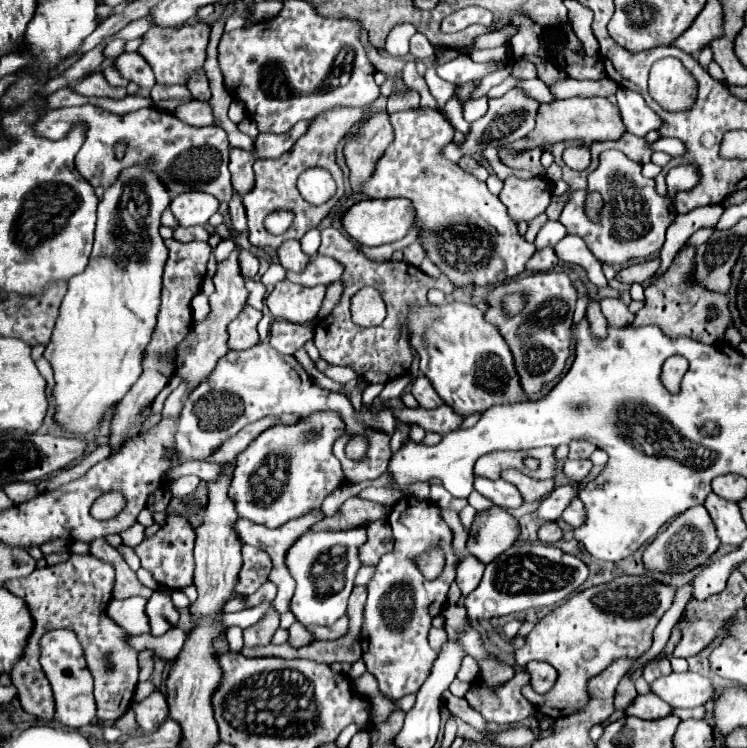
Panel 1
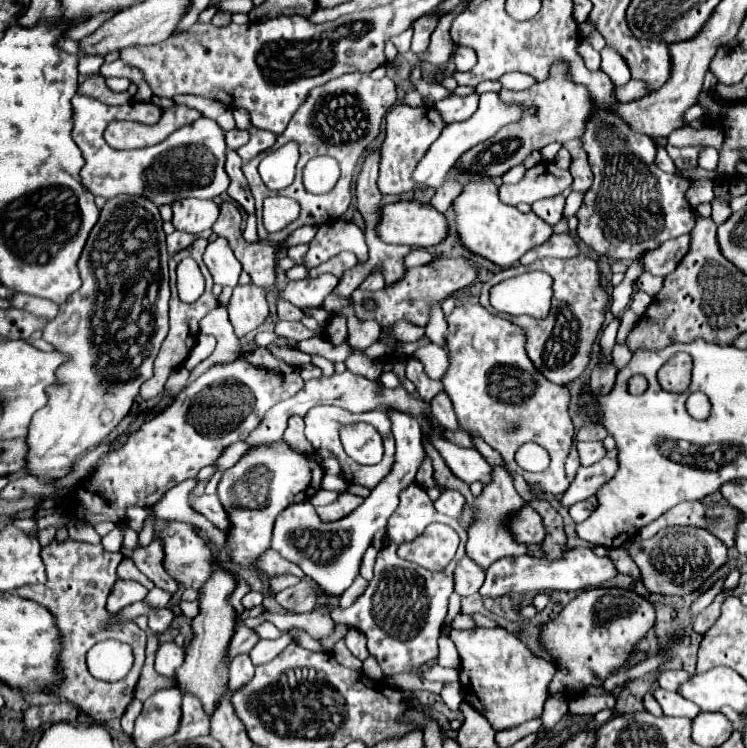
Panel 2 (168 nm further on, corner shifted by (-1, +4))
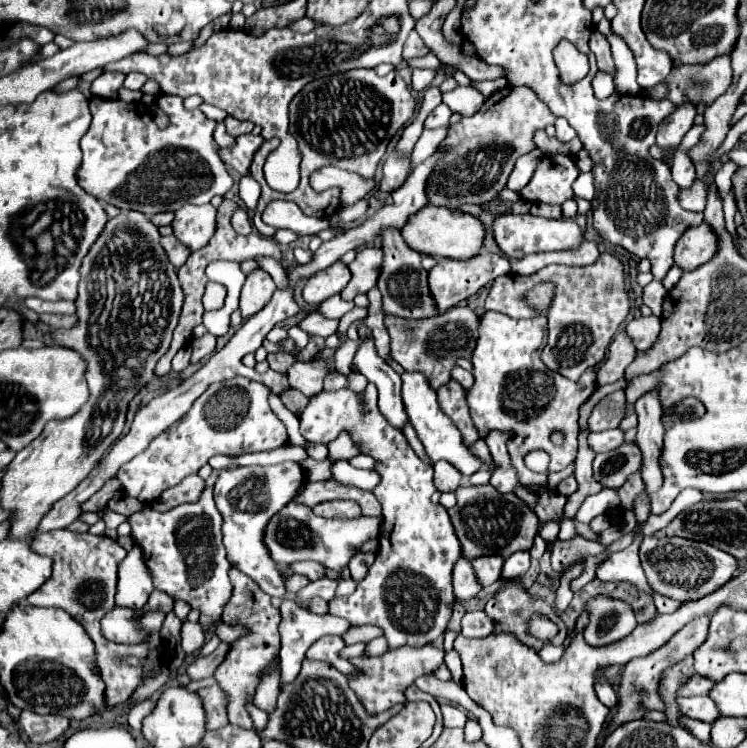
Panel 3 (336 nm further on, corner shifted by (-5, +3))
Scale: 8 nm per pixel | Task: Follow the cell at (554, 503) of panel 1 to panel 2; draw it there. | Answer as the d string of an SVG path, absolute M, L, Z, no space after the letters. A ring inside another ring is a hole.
M603 458L591 466L581 466L577 470L577 476L573 484L563 494L561 502L565 506L571 506L579 500L585 500L585 496L597 494L597 490L607 484L617 474L617 458Z

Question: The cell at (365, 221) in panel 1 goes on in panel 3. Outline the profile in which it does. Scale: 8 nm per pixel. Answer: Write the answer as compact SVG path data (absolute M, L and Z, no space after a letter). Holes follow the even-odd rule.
M425 205L421 213L413 213L409 221L405 223L405 229L401 229L401 235L405 243L425 255L433 257L451 257L451 259L469 259L479 253L481 243L483 243L483 225L467 213L449 209L449 207L435 207L435 205Z

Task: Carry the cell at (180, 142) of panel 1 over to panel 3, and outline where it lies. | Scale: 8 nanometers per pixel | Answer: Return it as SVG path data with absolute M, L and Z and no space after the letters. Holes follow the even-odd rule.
M159 95L159 107L169 115L167 129L159 129L153 121L153 115L139 103L129 105L121 99L105 101L101 97L89 99L93 121L89 131L81 139L83 165L77 171L77 181L89 195L103 199L105 203L111 203L119 209L135 209L145 215L155 215L161 211L177 211L187 203L209 203L211 197L223 197L231 189L233 177L229 175L227 165L221 161L219 149L213 141L213 129L217 127L217 123L207 119L199 109L183 109L181 97Z

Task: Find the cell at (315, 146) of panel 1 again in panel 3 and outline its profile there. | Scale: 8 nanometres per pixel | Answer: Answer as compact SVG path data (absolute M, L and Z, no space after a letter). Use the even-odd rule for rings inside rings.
M351 69L345 73L337 73L331 77L321 77L311 81L301 89L289 105L289 133L299 141L303 153L303 177L295 191L279 193L267 187L263 177L263 163L267 153L273 149L273 139L265 141L253 157L249 167L249 175L261 185L261 197L253 215L253 223L263 237L273 237L277 233L275 227L269 227L261 221L261 213L273 199L295 201L305 215L317 219L331 219L341 209L341 189L327 189L317 193L309 185L309 175L323 165L337 165L339 169L347 169L349 173L359 175L361 179L371 179L375 175L377 163L385 155L385 149L393 135L413 117L415 99L407 89L401 75L393 69L385 77L379 77L373 69Z

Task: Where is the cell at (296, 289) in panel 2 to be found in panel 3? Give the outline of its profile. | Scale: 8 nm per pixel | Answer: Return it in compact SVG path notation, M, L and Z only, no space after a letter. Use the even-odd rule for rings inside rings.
M337 261L331 267L327 267L325 271L319 271L313 277L309 277L309 281L305 281L303 299L315 307L321 301L329 299L331 295L339 295L345 289L345 285L349 283L349 279L351 279L351 273L347 265Z

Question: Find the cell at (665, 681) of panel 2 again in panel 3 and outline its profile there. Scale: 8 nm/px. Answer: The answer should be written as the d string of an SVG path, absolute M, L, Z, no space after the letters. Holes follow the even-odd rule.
M693 675L687 683L683 683L683 687L677 691L679 695L685 695L685 697L693 697L693 695L707 695L711 689L713 689L713 681L701 677L701 675Z

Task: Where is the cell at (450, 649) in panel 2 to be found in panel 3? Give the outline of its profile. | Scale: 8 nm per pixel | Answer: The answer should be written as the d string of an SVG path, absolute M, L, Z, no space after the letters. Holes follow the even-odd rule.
M455 649L445 653L445 665L449 667L449 671L453 675L453 681L461 683L461 657L459 657L459 653Z

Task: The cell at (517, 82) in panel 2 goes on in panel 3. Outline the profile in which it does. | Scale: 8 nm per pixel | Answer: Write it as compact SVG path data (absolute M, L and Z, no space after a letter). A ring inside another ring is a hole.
M501 77L501 79L493 79L493 81L481 81L481 83L473 83L473 87L475 89L479 89L485 97L489 97L489 95L493 95L495 91L499 91L499 89L505 89L509 83Z

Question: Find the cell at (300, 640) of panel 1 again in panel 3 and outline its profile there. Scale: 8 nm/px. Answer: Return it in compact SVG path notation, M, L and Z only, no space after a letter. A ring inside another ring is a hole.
M267 669L265 677L261 677L261 685L257 685L255 705L269 713L275 705L277 691L279 691L279 669Z

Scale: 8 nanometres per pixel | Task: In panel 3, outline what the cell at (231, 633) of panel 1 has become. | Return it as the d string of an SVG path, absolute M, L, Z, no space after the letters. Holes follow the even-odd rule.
M249 697L249 715L251 715L251 719L253 719L255 731L259 731L259 729L265 727L265 723L267 723L267 713L255 705L255 699L253 699L253 697Z

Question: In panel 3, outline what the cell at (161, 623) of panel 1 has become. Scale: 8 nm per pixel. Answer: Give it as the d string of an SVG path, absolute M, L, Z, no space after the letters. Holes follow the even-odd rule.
M115 607L101 619L101 633L115 643L143 643L147 633L139 627L139 617L133 609Z

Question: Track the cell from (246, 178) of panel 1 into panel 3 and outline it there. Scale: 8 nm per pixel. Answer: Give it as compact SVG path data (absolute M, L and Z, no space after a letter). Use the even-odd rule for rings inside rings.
M225 117L225 125L227 125L227 133L231 137L239 137L239 135L247 135L253 129L253 123L247 121L237 121L235 117Z

